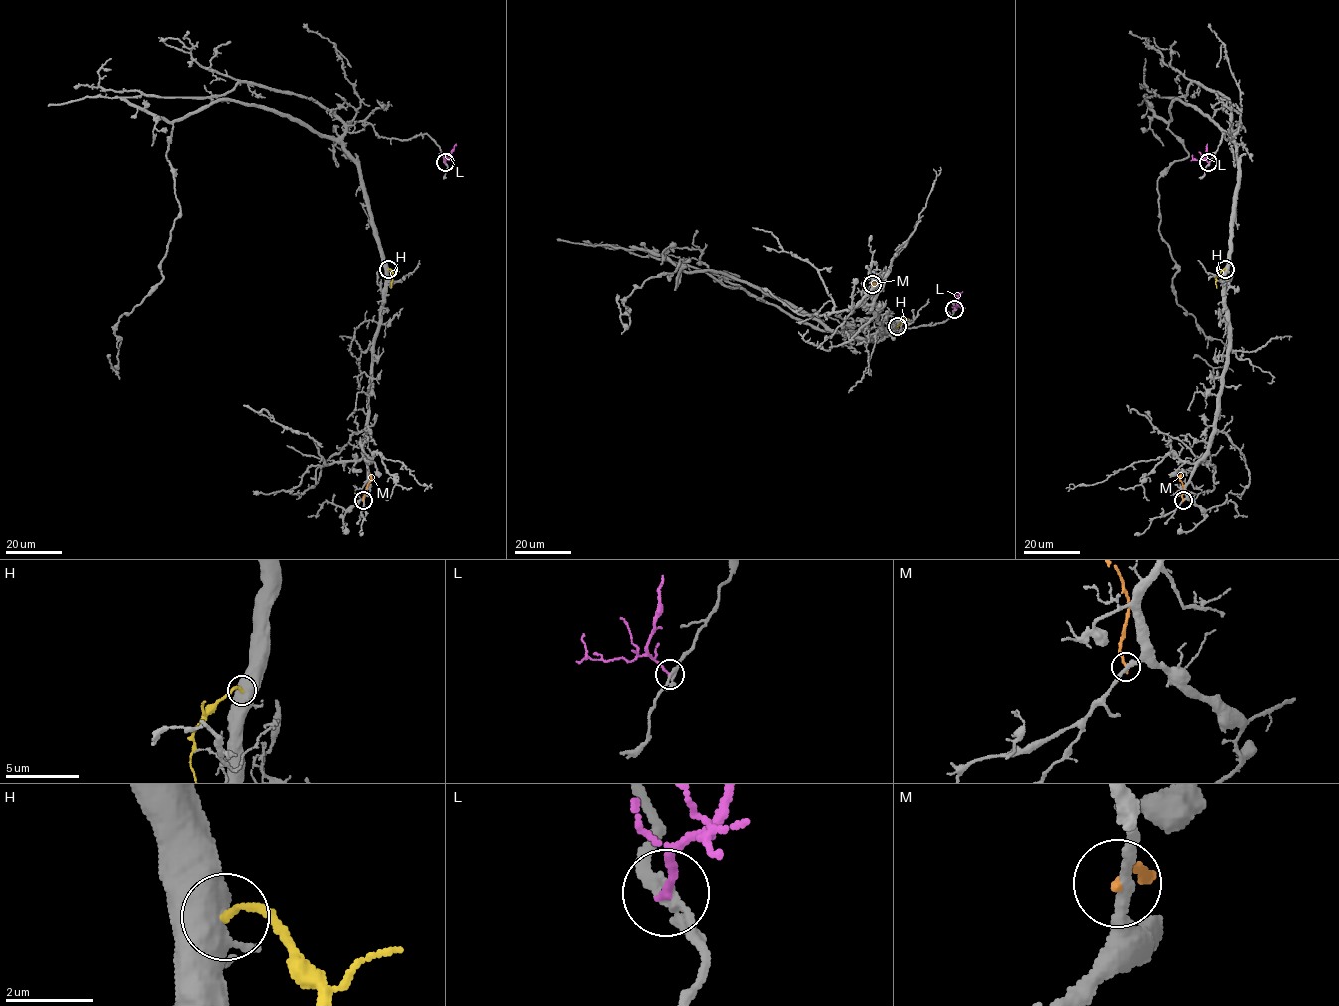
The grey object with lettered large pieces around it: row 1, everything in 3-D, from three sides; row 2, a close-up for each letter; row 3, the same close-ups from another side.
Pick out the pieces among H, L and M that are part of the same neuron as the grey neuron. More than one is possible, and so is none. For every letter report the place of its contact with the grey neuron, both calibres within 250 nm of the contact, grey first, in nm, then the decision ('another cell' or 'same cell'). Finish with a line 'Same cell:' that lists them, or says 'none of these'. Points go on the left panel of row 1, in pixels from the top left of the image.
H: (388, 269) | 550/150 nm | another cell
L: (445, 162) | 240/190 nm | another cell
M: (363, 500) | 280/200 nm | another cell
Same cell: none of these

